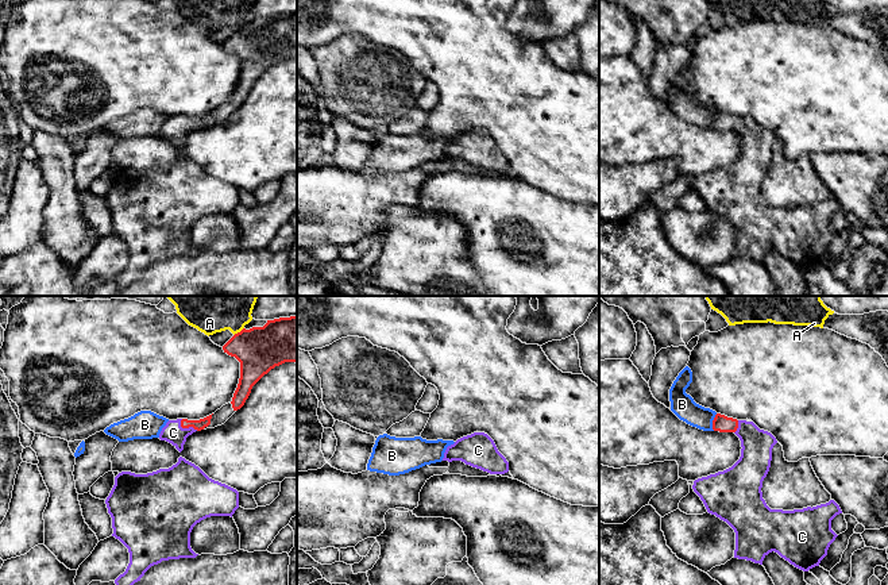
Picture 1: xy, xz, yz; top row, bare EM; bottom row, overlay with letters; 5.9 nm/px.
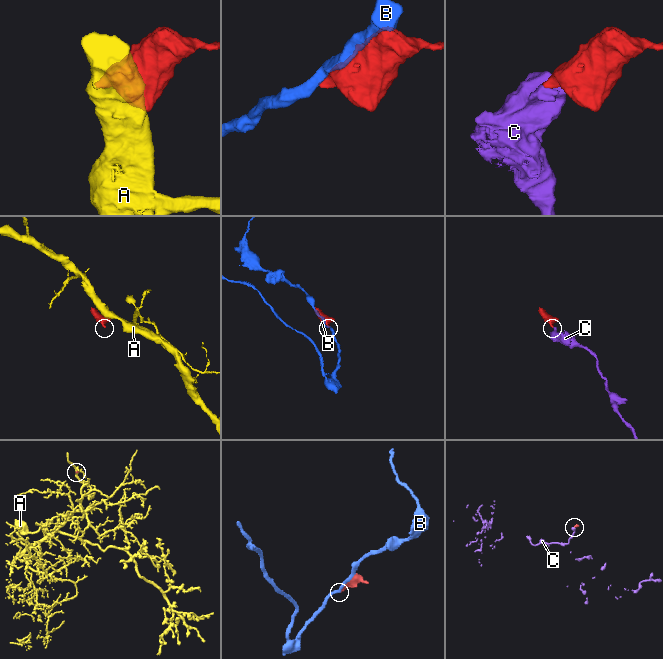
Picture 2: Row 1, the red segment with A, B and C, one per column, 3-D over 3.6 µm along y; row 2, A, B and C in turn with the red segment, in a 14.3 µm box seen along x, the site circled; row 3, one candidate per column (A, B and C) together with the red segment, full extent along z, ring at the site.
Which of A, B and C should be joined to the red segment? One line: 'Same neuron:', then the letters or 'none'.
Same neuron: C

